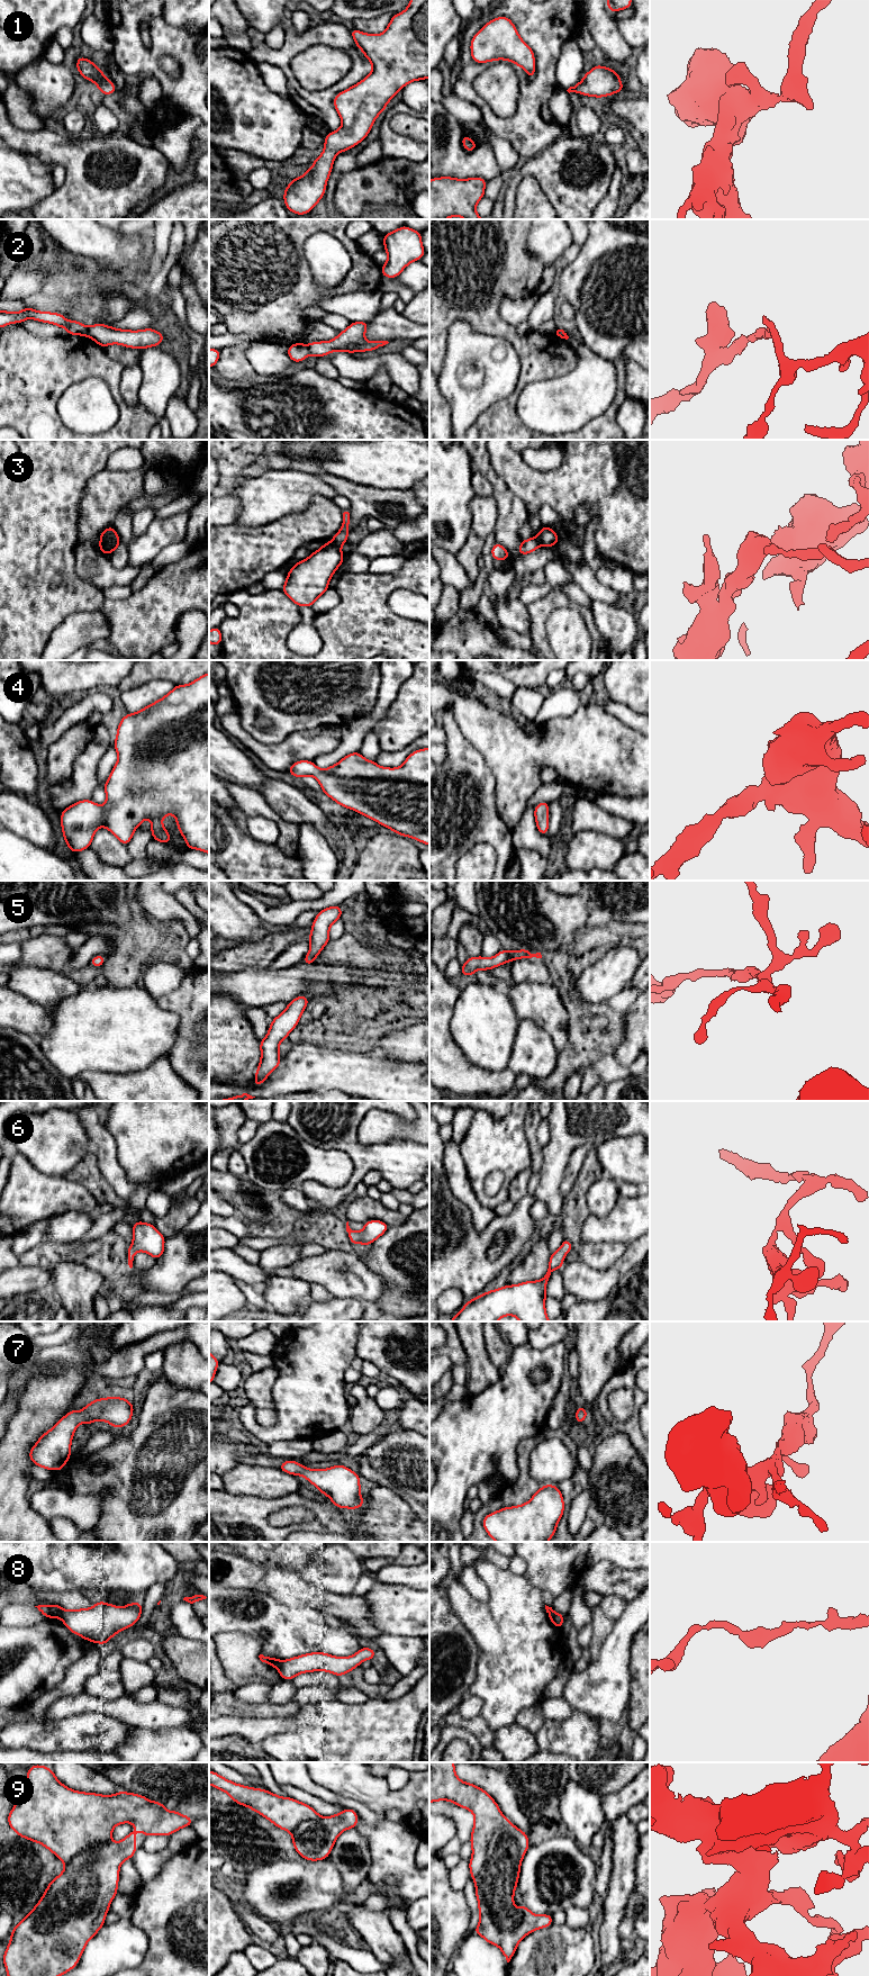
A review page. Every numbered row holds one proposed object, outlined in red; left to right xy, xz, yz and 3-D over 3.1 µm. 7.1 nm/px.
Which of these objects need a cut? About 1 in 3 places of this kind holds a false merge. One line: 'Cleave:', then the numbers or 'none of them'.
Cleave: 2, 3, 8

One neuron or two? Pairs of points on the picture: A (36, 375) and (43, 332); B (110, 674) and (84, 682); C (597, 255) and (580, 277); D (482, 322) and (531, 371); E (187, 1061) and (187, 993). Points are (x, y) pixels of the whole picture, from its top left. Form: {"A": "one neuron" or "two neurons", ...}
{"A": "two neurons", "B": "one neuron", "C": "one neuron", "D": "one neuron", "E": "one neuron"}

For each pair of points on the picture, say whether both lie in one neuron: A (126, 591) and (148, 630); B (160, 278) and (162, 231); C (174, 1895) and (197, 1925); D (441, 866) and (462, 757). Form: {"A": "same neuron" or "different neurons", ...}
{"A": "different neurons", "B": "different neurons", "C": "same neuron", "D": "same neuron"}

